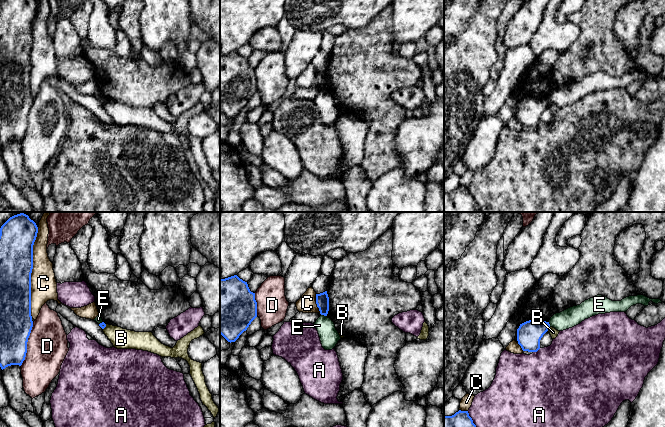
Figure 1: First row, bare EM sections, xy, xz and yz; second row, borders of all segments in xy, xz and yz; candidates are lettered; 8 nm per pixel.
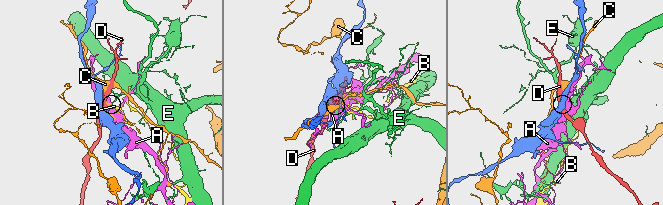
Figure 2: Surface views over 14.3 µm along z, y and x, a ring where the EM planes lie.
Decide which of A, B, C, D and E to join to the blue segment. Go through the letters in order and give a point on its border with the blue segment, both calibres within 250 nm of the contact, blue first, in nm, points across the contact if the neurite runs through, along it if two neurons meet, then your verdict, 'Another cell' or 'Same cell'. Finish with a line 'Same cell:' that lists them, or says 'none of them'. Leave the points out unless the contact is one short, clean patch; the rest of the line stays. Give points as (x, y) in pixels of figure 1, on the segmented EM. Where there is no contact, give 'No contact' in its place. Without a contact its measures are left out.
A: Touches blue at yz (471, 419). Thickness 130 nm (blue) against 340 nm. Another cell
B: Touches blue at yz (548, 328). Thickness 200 nm (blue) against 70 nm. Boundary: yz (550, 327), (547, 330). Another cell
C: Touches blue at xy (31, 272). Thickness 280 nm (blue) against 200 nm. Another cell
D: Touches blue at xy (26, 344). Thickness 260 nm (blue) against 320 nm. Another cell
E: Touches blue at xz (324, 315). Thickness 110 nm (blue) against 160 nm. Boundary: xz (321, 314), (326, 316). Another cell
Same cell: none of them

